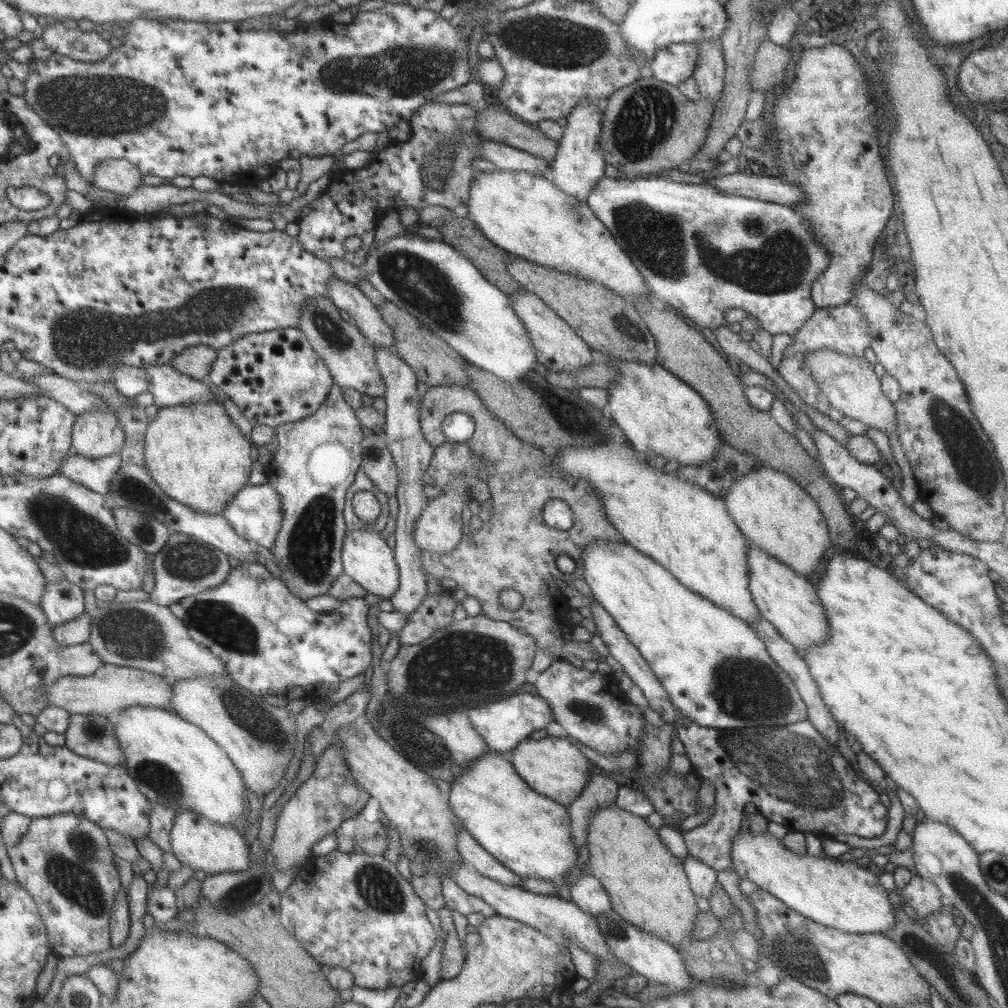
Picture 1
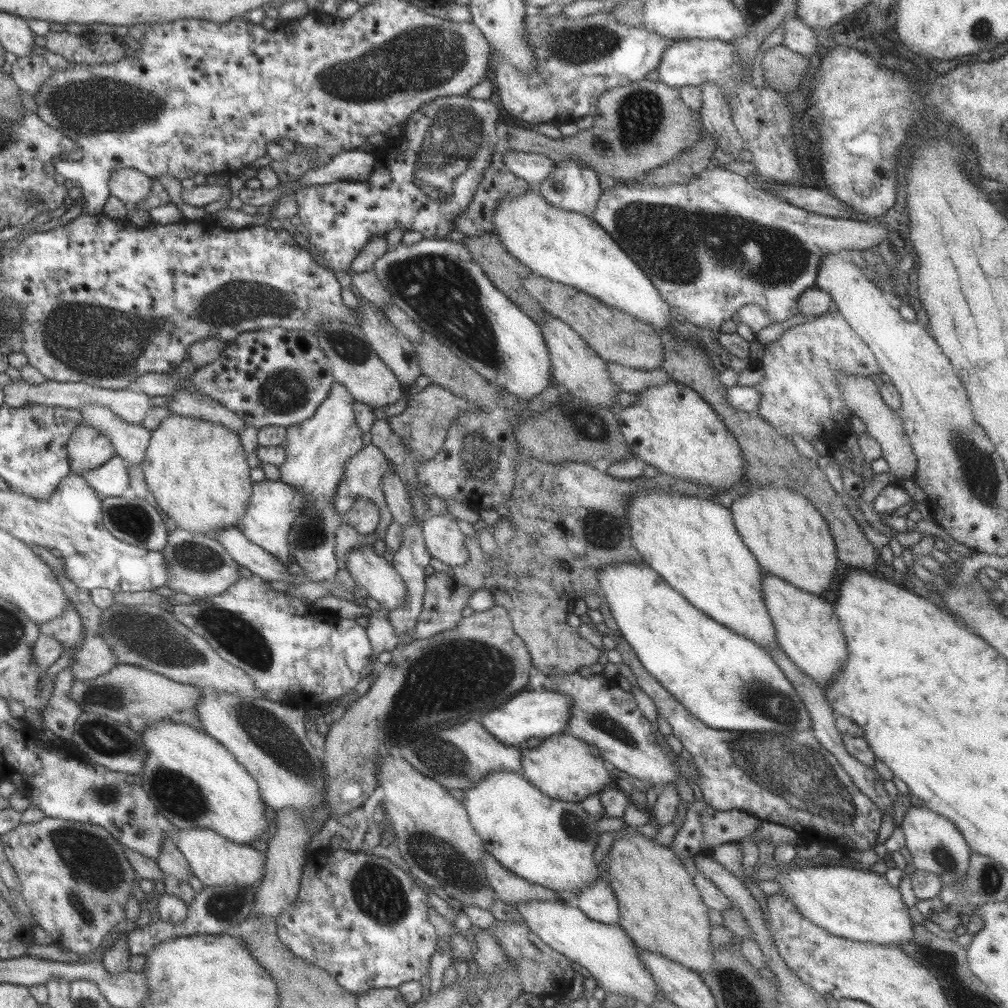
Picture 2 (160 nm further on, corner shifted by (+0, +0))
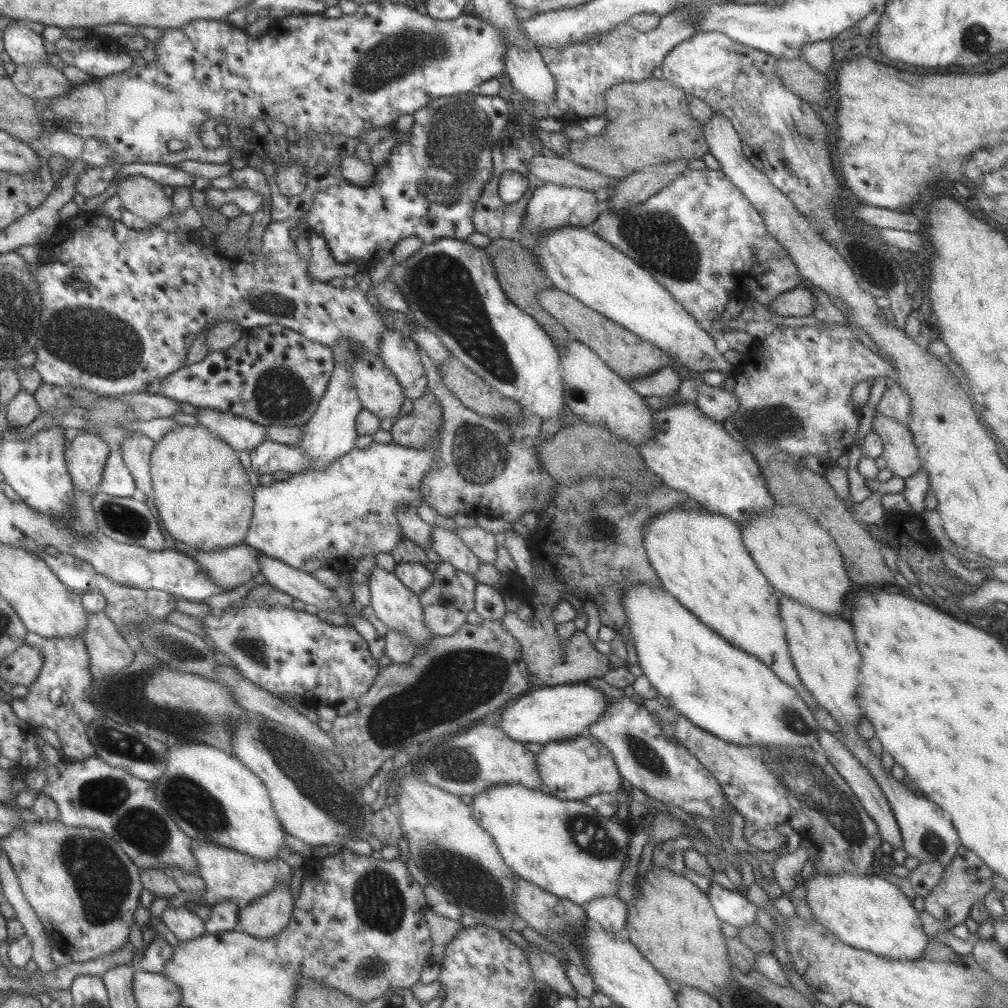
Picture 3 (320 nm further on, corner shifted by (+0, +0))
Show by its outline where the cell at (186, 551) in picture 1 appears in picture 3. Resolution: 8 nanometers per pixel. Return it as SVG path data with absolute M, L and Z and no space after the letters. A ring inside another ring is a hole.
M170 541L170 545L192 556L216 585L224 590L232 590L235 586L252 582L252 578L260 572L258 558L263 552L249 546L245 541L210 552L193 550L179 541Z

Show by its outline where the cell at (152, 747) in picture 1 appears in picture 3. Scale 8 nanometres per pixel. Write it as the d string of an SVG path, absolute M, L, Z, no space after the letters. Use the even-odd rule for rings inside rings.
M203 743L169 746L165 773L154 780L153 790L175 824L196 842L212 842L259 861L277 858L277 851L283 847L291 851L261 779L233 755L213 746Z

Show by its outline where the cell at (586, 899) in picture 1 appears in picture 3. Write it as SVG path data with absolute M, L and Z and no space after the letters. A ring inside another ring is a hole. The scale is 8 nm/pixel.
M616 894L594 898L582 906L589 922L605 932L620 933L626 926L627 905Z

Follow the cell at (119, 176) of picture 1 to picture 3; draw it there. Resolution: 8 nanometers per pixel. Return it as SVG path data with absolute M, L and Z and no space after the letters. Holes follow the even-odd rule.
M132 174L118 180L116 194L121 209L158 226L158 222L172 212L171 197L166 196L160 184L154 180Z

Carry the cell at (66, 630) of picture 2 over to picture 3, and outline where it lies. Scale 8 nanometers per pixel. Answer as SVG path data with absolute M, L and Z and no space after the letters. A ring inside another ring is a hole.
M27 631L24 644L39 651L42 663L34 681L27 687L23 698L9 701L14 715L31 729L45 727L59 738L61 760L71 763L75 758L94 755L93 745L85 734L85 726L104 716L103 709L90 697L92 674L89 670L88 652L81 636L75 638L43 638Z

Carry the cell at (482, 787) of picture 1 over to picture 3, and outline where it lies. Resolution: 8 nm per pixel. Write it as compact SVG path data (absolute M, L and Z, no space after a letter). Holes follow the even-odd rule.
M497 785L475 795L470 804L473 818L491 835L501 860L518 878L581 907L594 898L616 894L619 873L627 861L629 833L615 817L601 816L583 800L561 801L546 792L528 790L521 785Z

